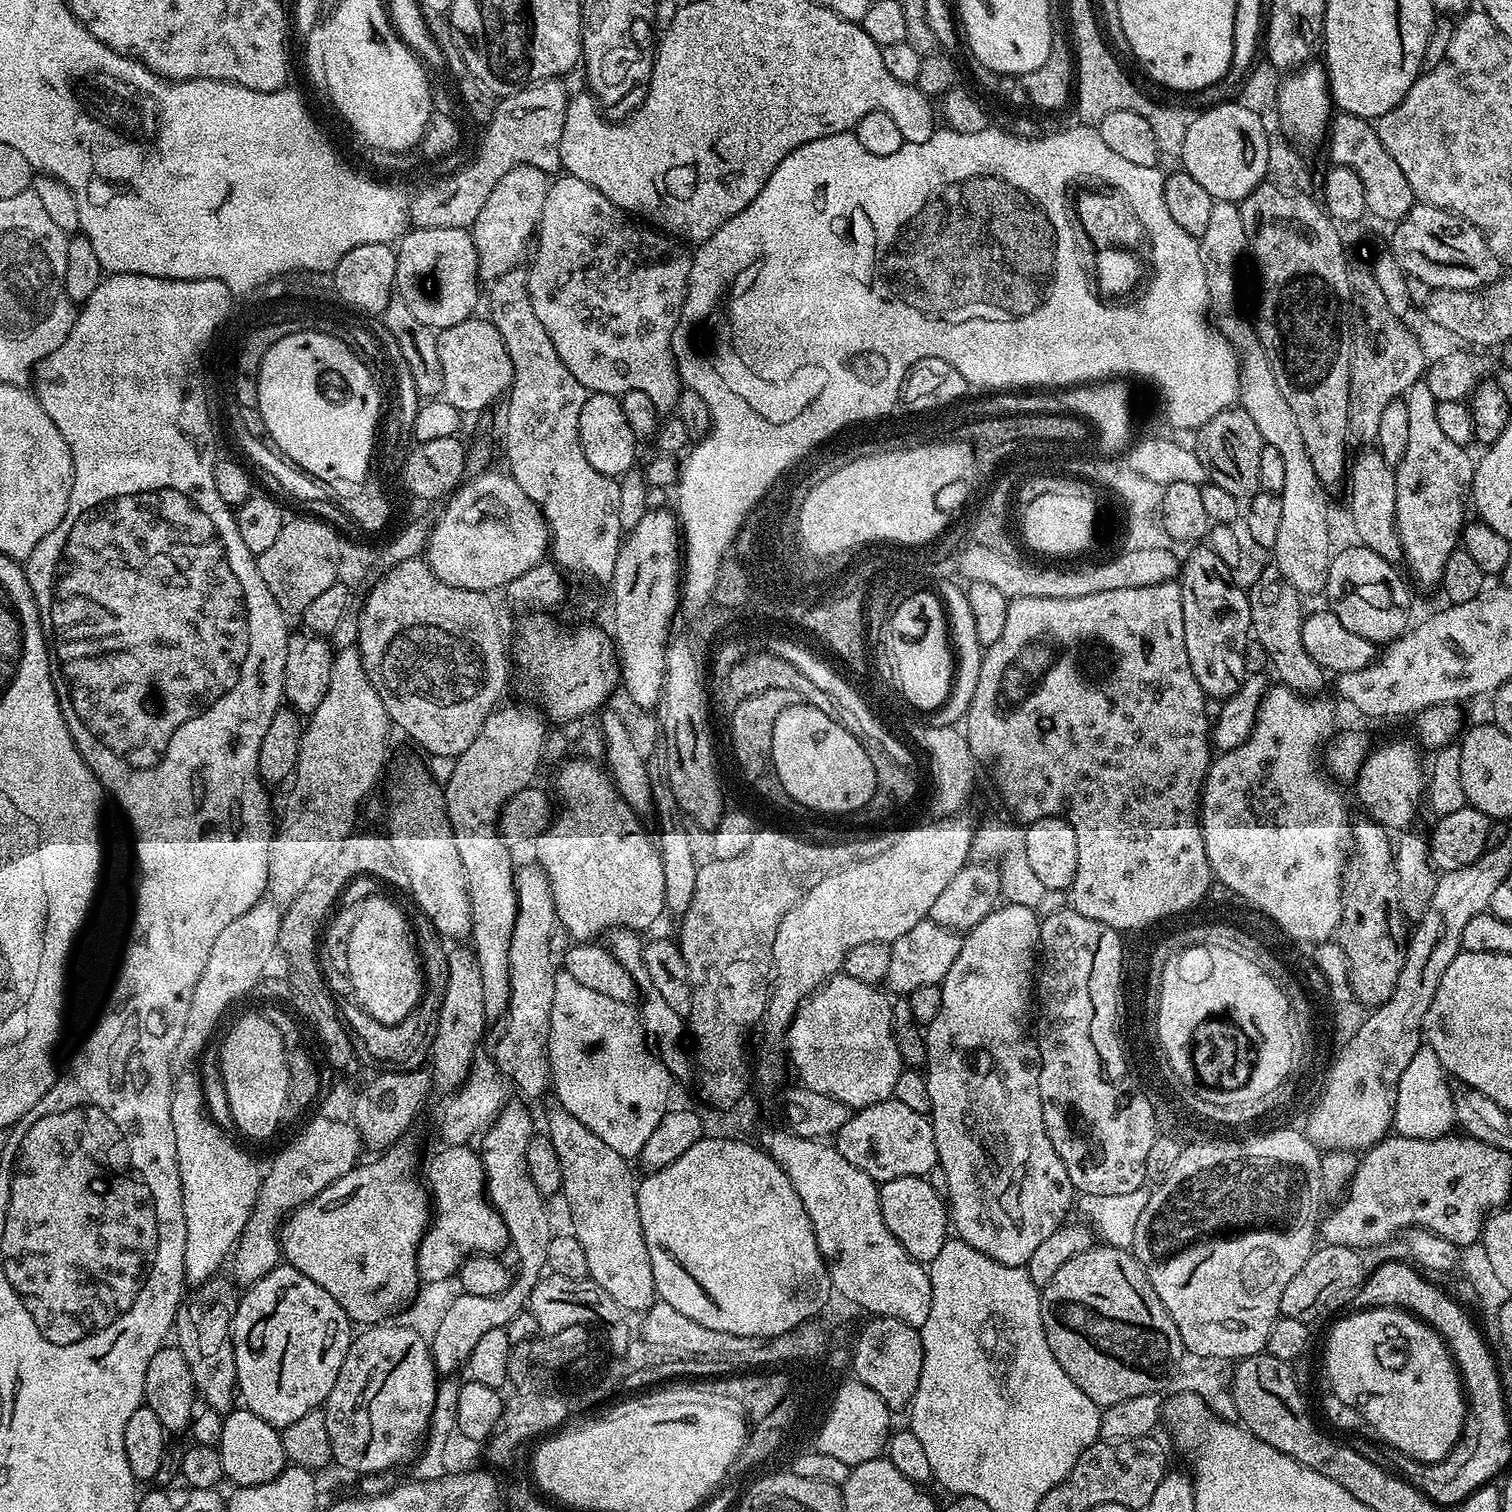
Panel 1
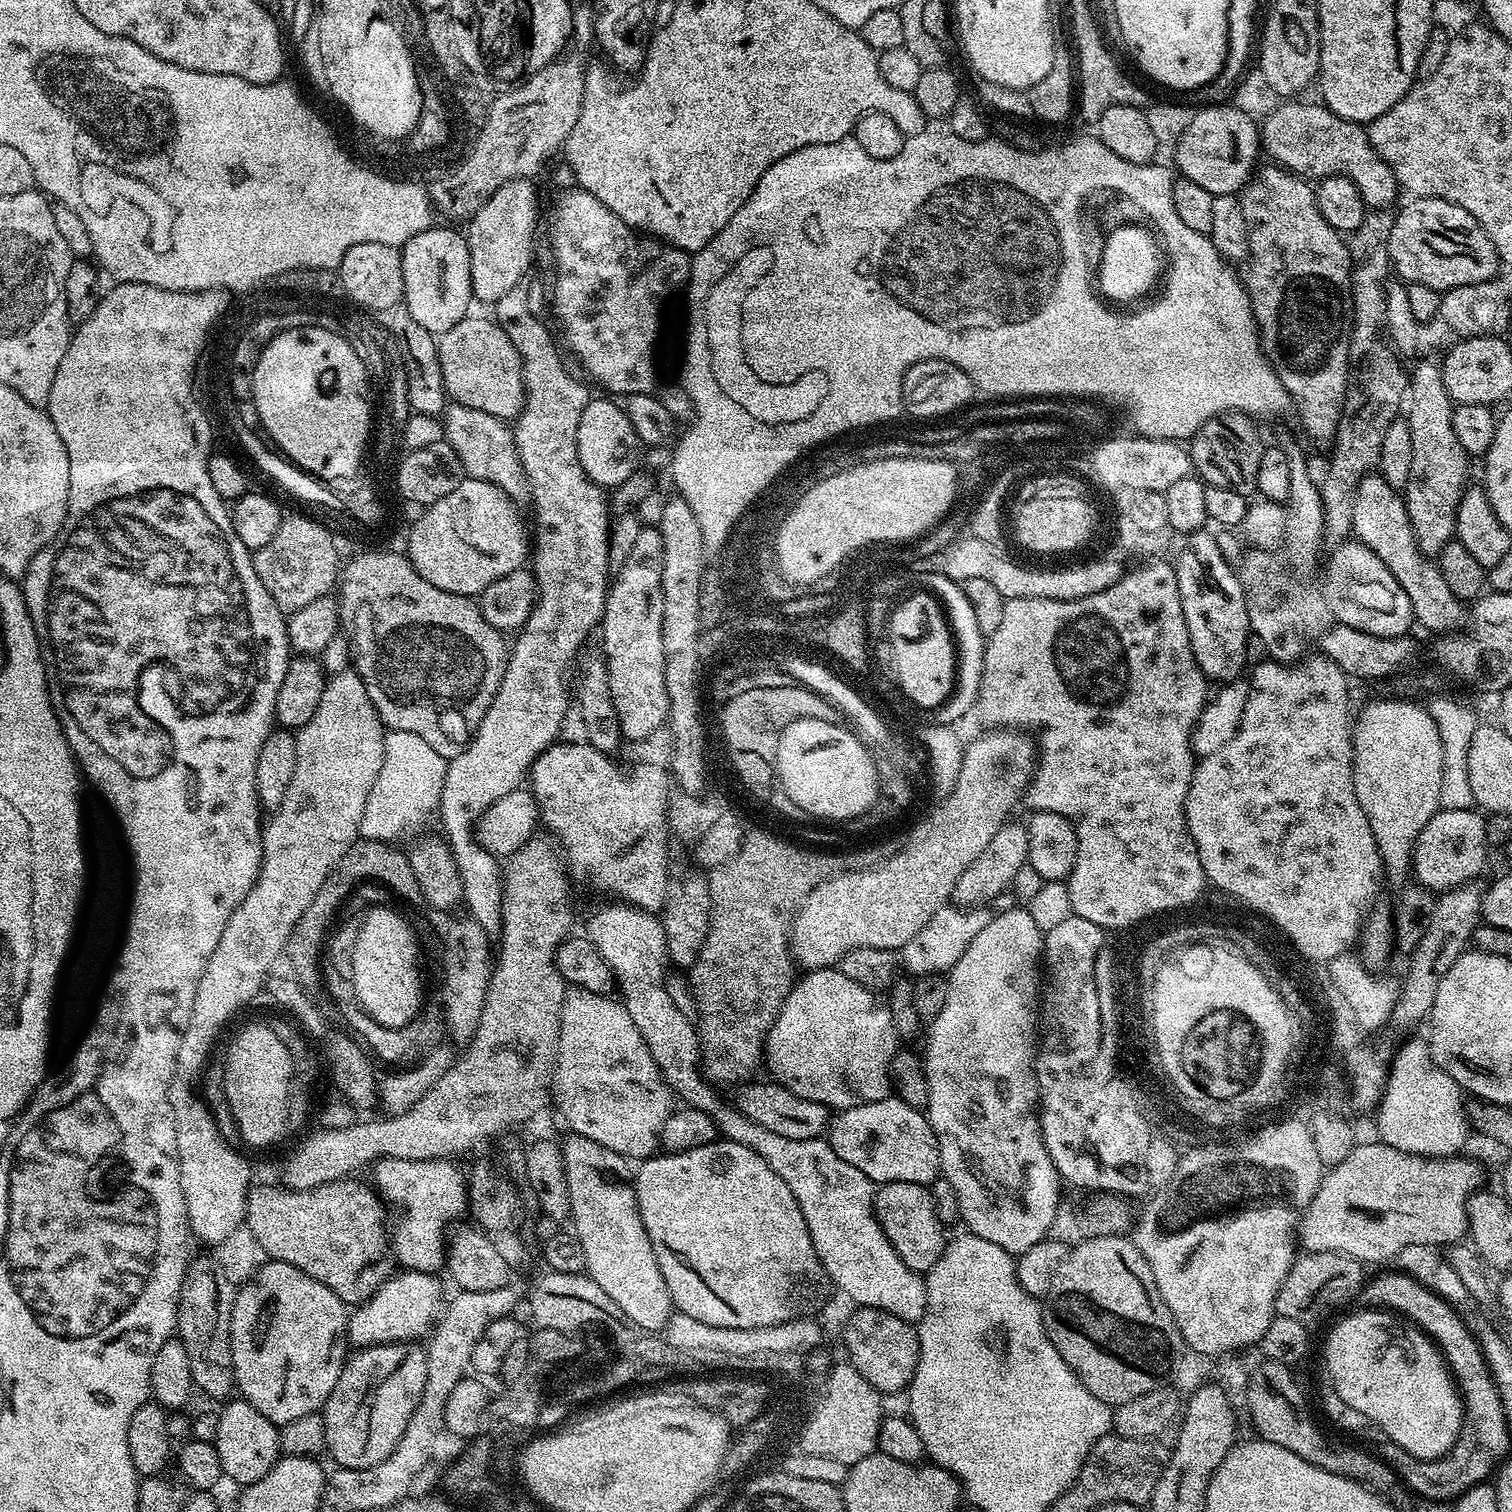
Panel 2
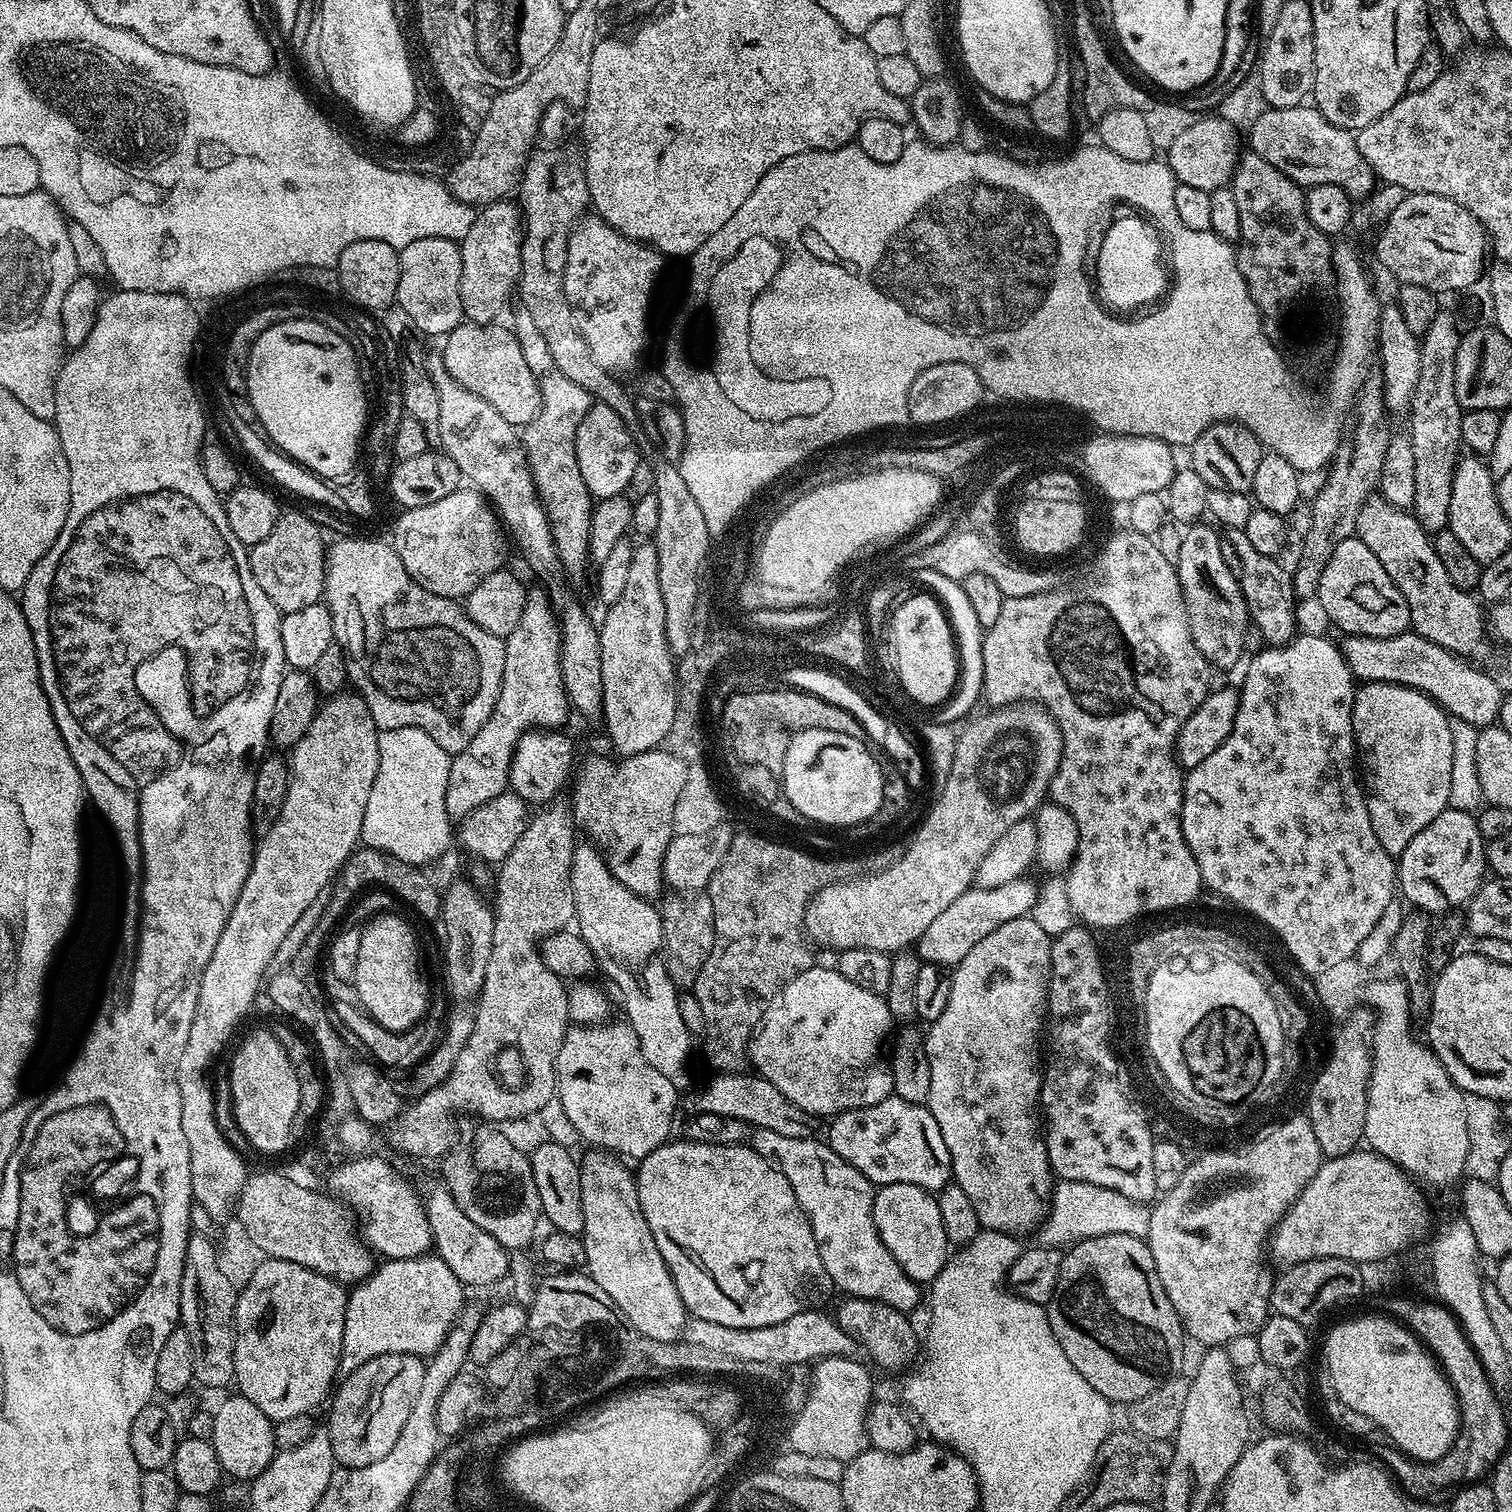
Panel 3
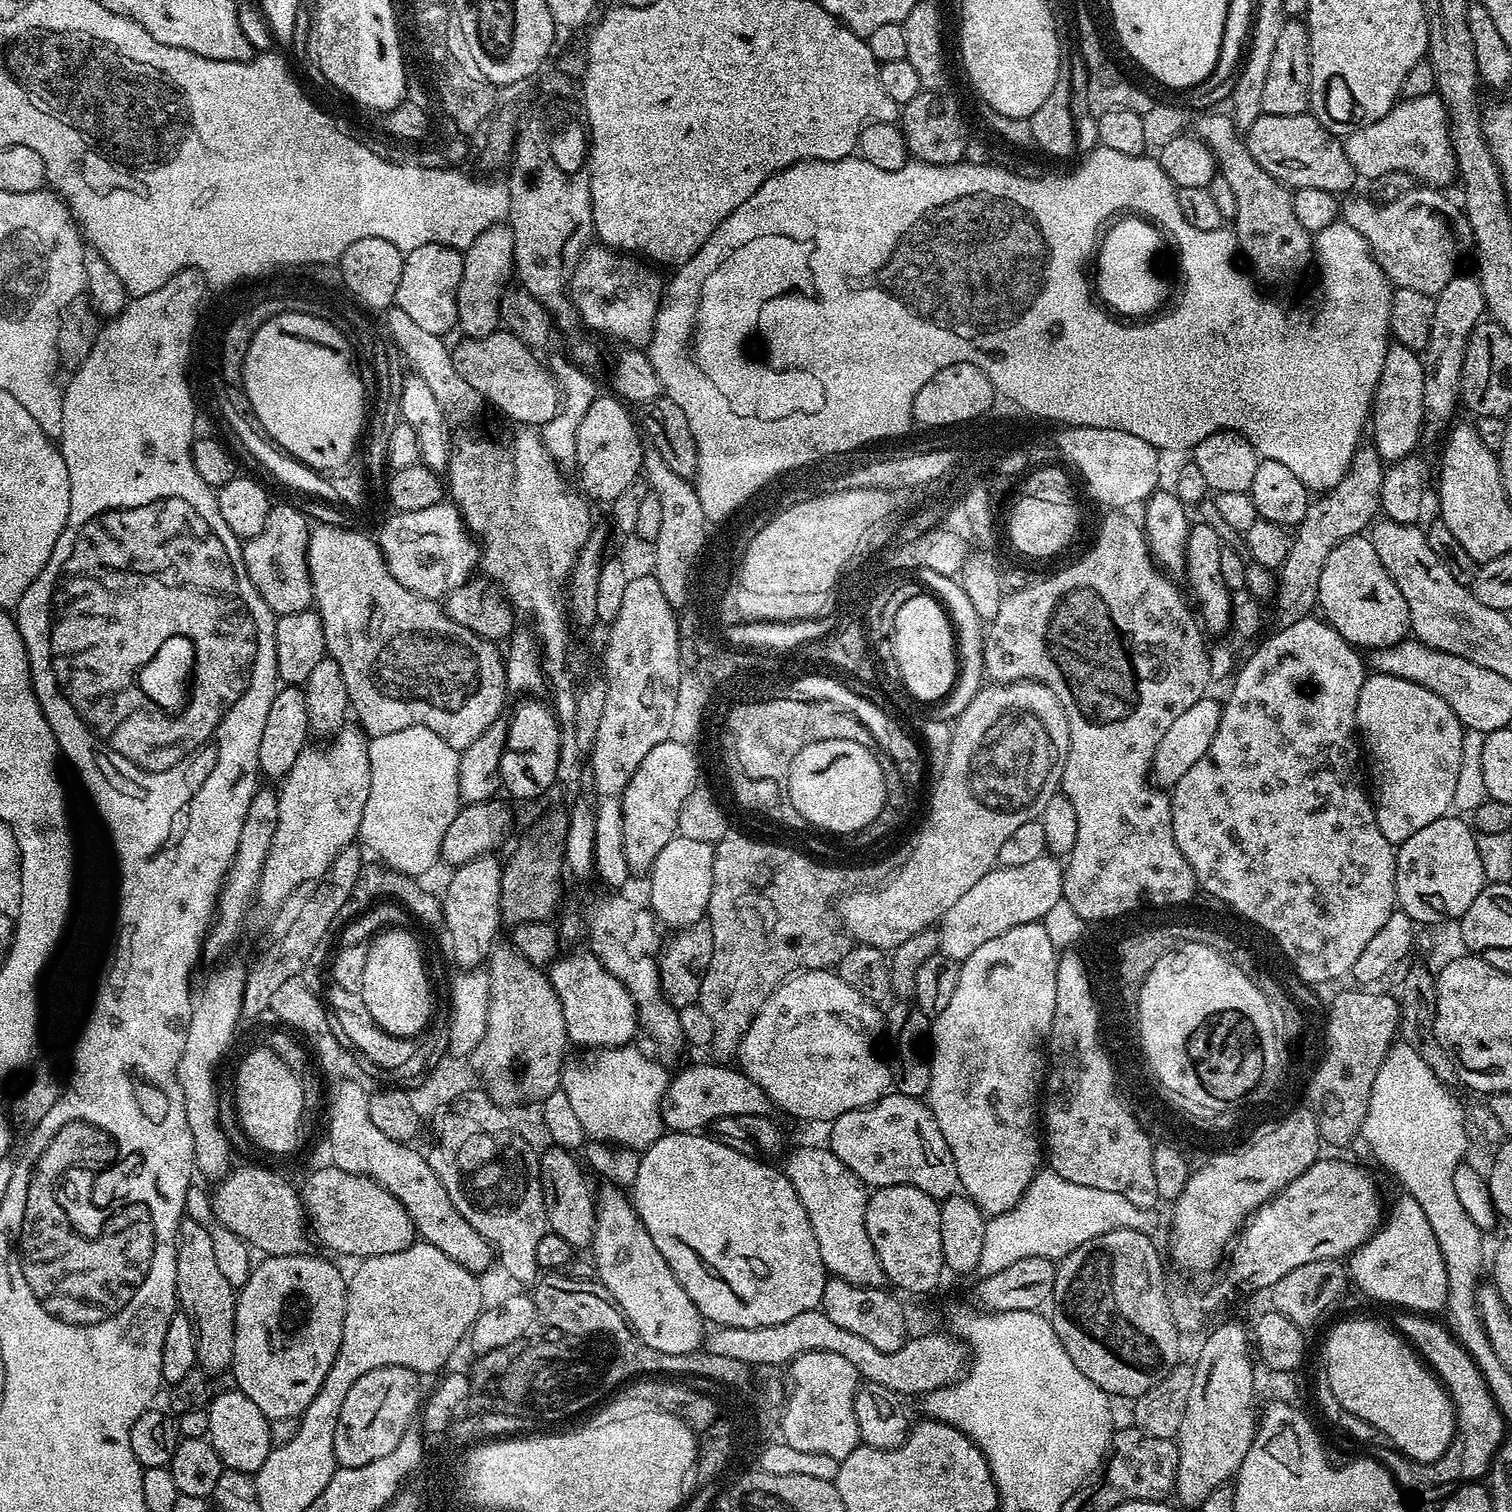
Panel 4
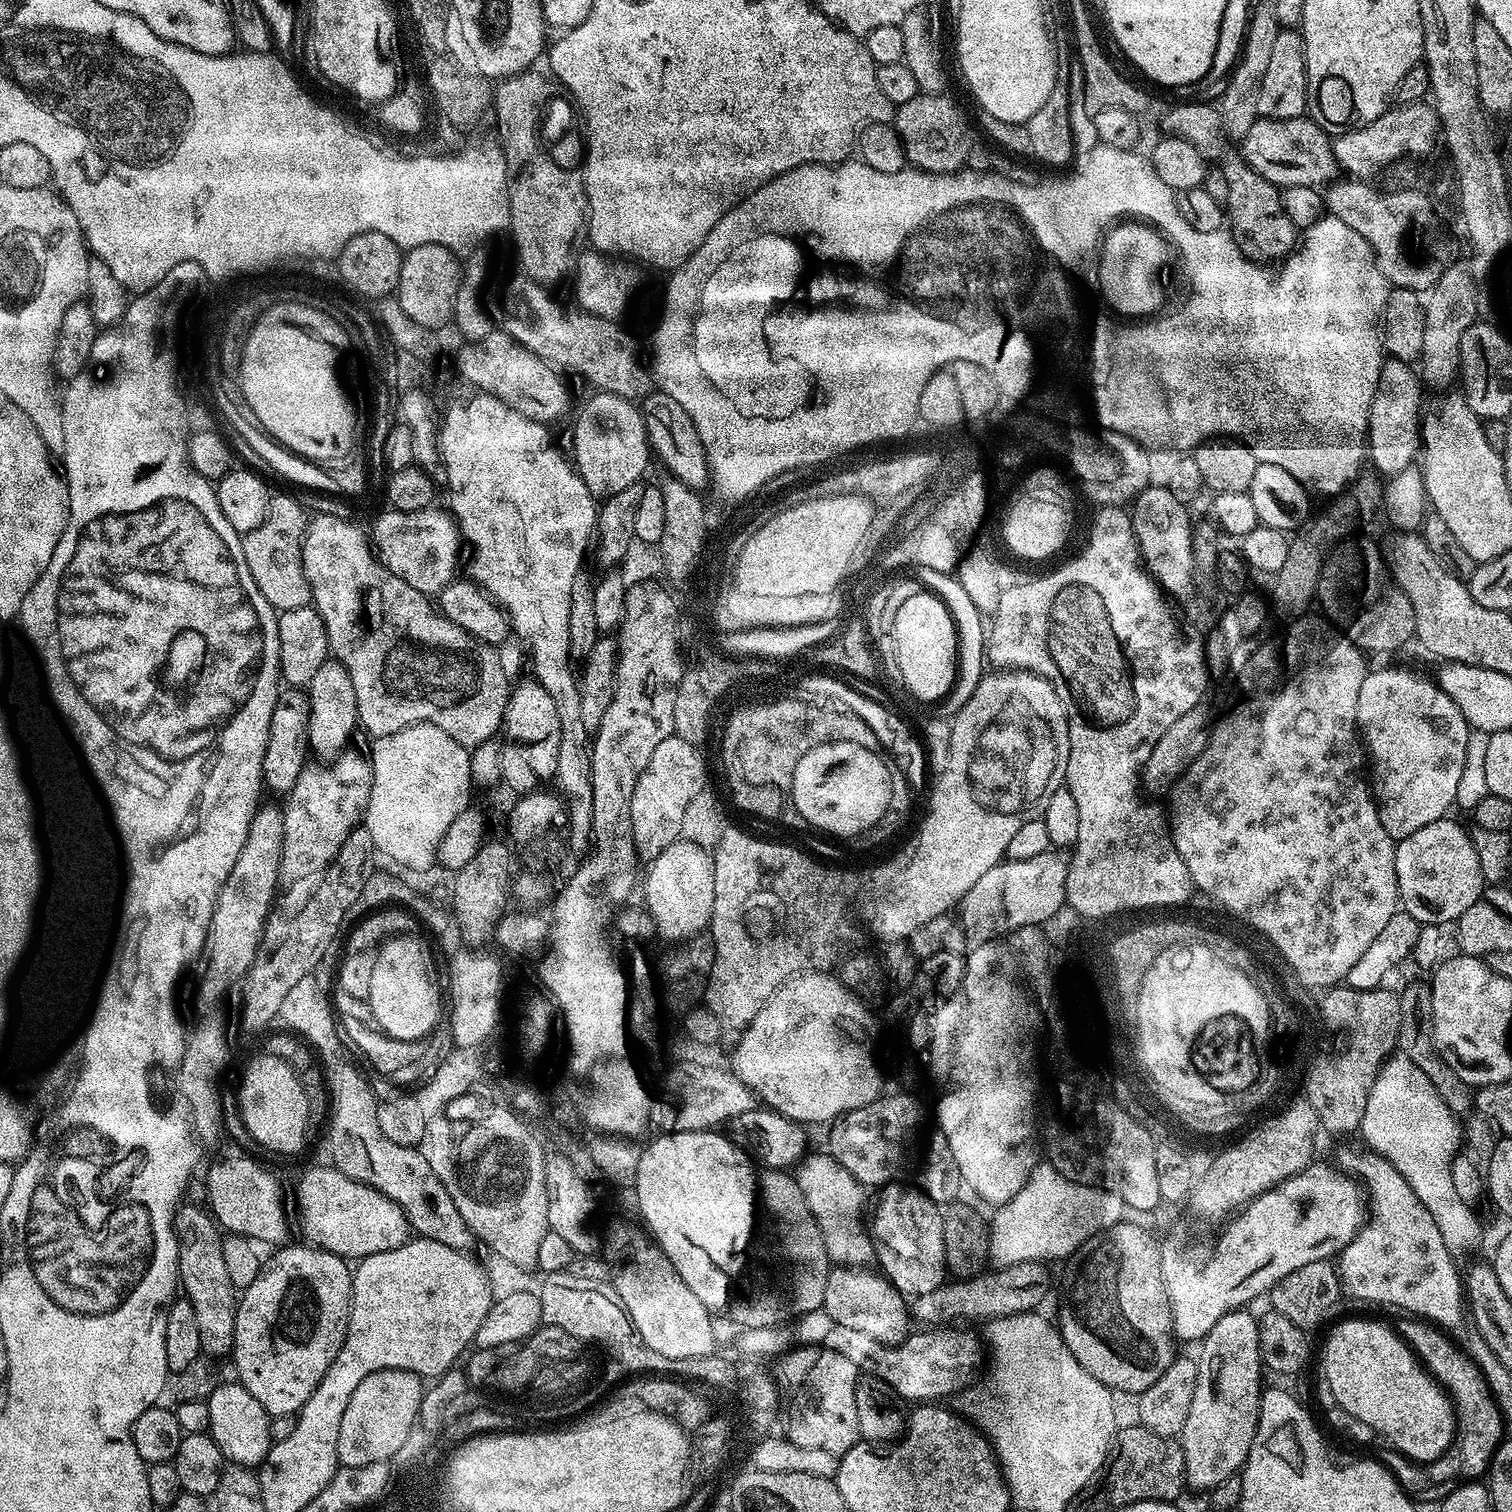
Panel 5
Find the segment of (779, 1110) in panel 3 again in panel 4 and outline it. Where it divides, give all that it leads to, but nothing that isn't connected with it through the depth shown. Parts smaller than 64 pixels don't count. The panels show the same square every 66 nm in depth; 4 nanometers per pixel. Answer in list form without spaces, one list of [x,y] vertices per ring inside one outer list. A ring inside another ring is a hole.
[[[716,1062],[720,1064],[692,1064],[689,1068],[684,1068],[680,1073],[673,1075],[668,1083],[668,1089],[665,1090],[665,1096],[661,1100],[660,1117],[663,1120],[663,1127],[667,1129],[668,1132],[695,1132],[699,1133],[701,1130],[707,1129],[713,1121],[715,1121],[719,1116],[737,1116],[738,1114],[754,1114],[755,1116],[767,1116],[773,1111],[774,1105],[772,1100],[768,1095],[758,1087],[745,1072],[741,1072],[739,1067],[732,1066],[732,1068],[727,1068],[727,1063]]]

